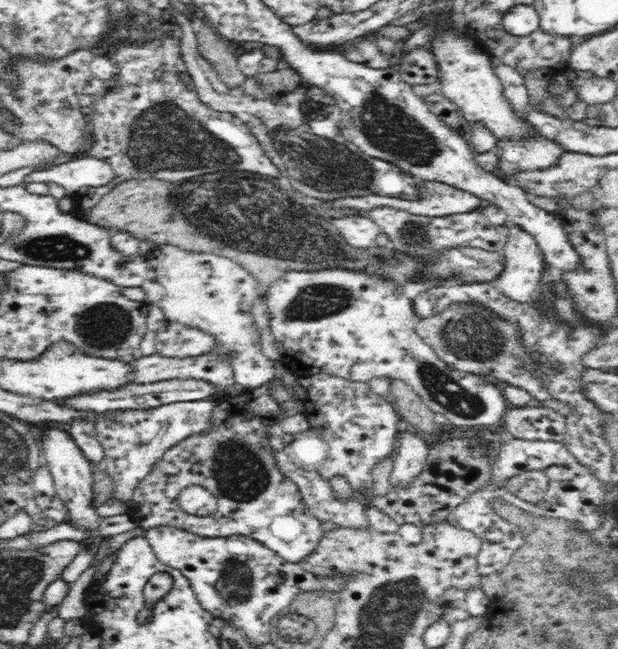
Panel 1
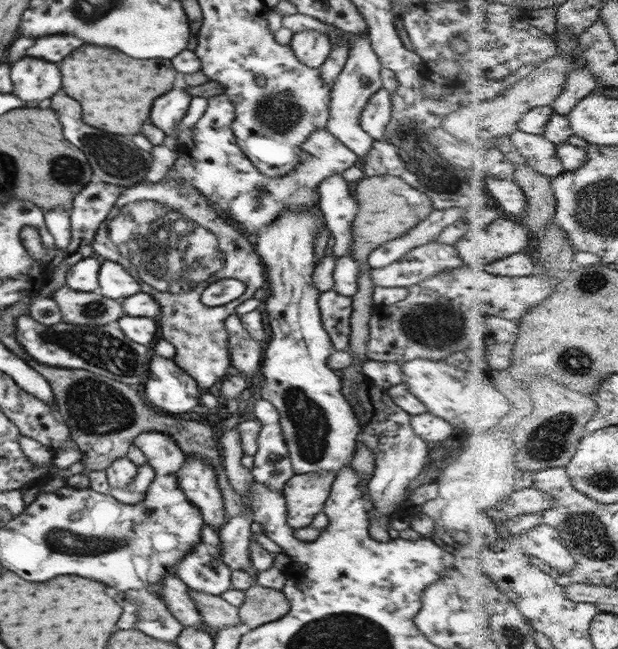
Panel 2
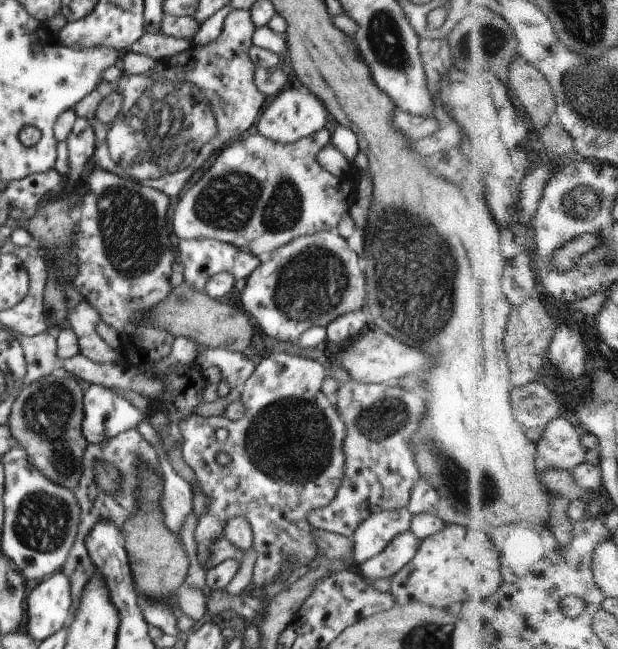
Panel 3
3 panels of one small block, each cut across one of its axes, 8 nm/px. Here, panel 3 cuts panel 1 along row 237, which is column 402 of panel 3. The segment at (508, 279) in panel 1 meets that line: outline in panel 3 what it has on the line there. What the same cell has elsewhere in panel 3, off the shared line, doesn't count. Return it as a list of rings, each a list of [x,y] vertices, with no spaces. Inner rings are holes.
[[[407,507],[383,510],[371,514],[353,534],[353,566],[380,554],[398,534],[404,534],[411,525],[413,515]]]

